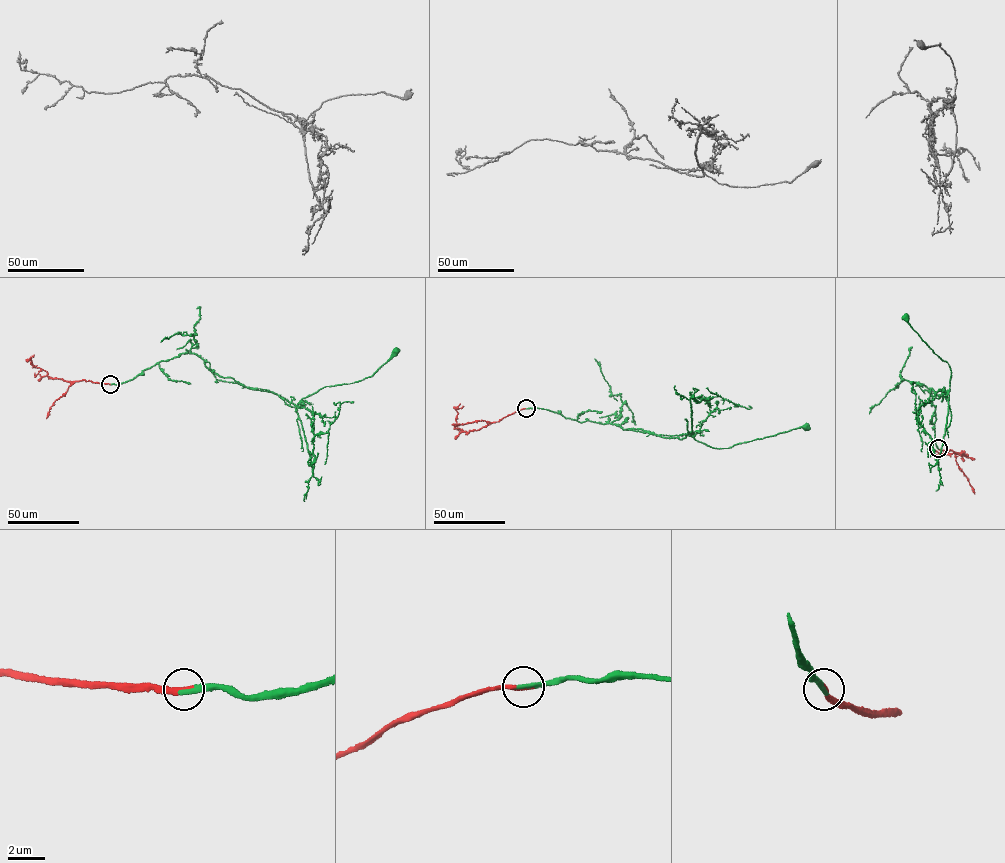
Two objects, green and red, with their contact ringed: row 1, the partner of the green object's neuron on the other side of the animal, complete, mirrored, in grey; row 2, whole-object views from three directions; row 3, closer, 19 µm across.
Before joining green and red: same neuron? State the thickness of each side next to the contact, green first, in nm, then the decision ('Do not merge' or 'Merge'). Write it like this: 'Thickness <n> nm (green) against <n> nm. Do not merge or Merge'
Thickness 280 nm (green) against 300 nm. Merge

